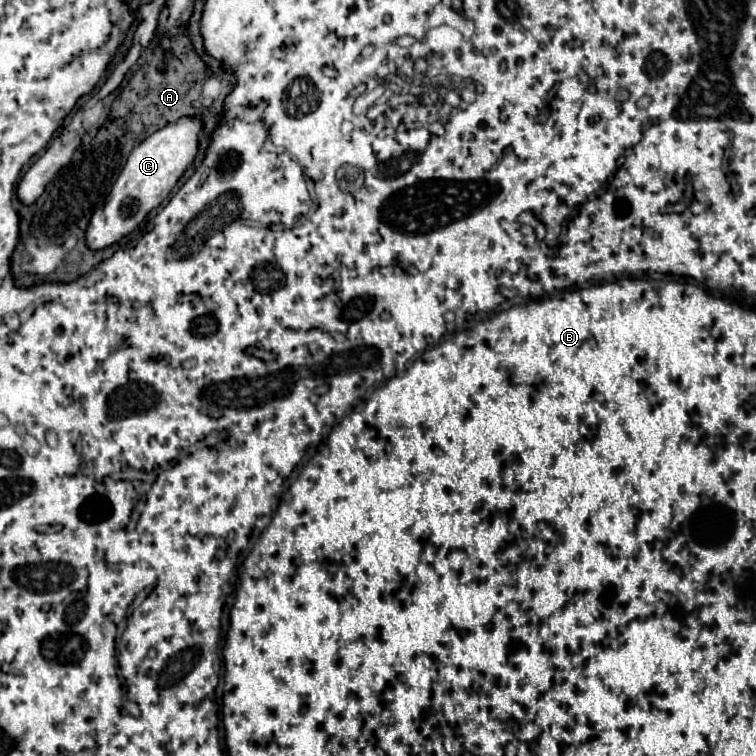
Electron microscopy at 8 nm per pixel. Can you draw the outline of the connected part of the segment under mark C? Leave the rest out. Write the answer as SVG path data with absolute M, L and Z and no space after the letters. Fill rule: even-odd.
M184 117L146 137L138 147L134 147L116 183L112 185L104 207L98 209L86 225L86 247L90 251L100 251L118 243L122 237L132 233L154 207L158 207L168 197L180 175L186 171L186 167L194 161L198 153L200 131L200 119Z

